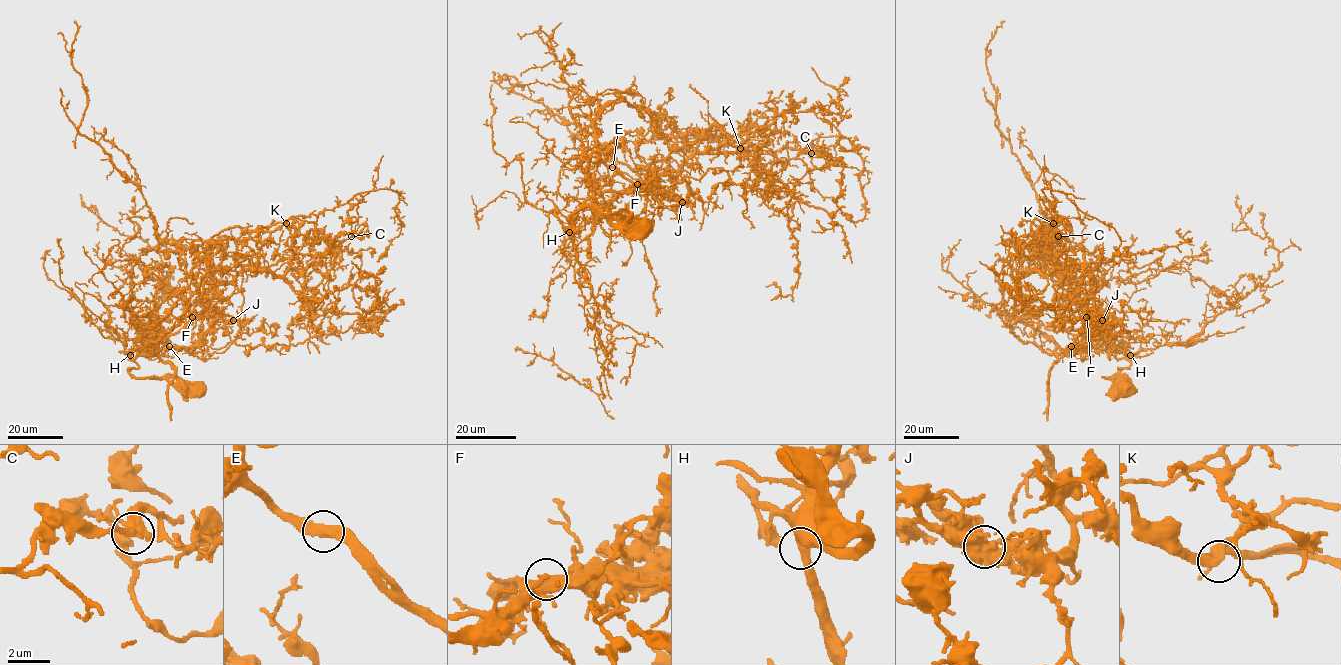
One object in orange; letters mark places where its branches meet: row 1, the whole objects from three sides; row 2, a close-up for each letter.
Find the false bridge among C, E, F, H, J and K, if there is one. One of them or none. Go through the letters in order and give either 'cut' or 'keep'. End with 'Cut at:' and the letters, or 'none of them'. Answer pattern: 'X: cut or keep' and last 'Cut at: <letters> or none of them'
C: keep
E: keep
F: keep
H: keep
J: cut
K: keep
Cut at: J

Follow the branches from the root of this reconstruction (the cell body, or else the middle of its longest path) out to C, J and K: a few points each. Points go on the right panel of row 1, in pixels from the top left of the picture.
C: (1125, 392), (1107, 378), (1130, 363), (1093, 337), (1093, 282), (1057, 269), (1058, 236)
J: (1125, 392), (1107, 378), (1130, 363), (1108, 353), (1093, 337), (1087, 317), (1086, 321), (1102, 320)
K: (1125, 392), (1107, 378), (1130, 363), (1100, 346), (1088, 319), (1093, 282), (1043, 263), (1053, 223)

